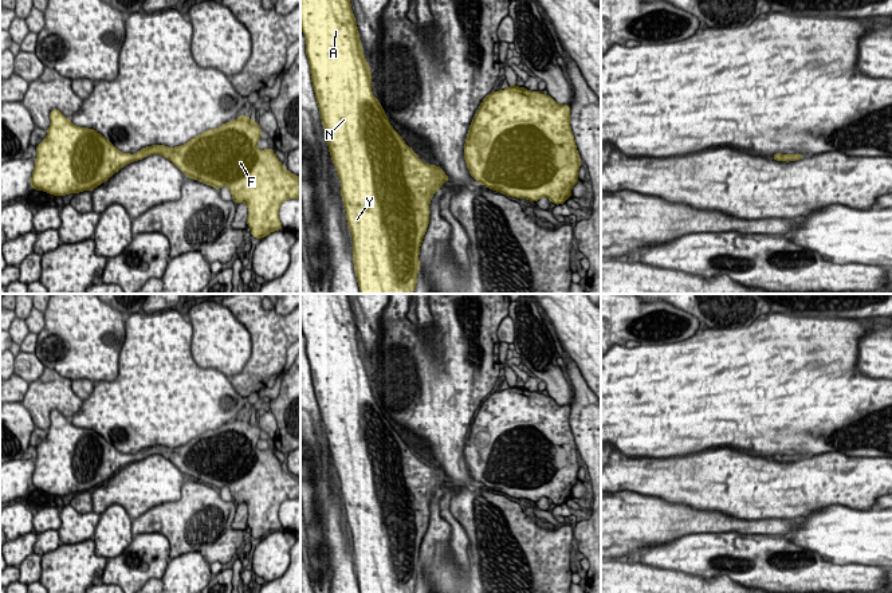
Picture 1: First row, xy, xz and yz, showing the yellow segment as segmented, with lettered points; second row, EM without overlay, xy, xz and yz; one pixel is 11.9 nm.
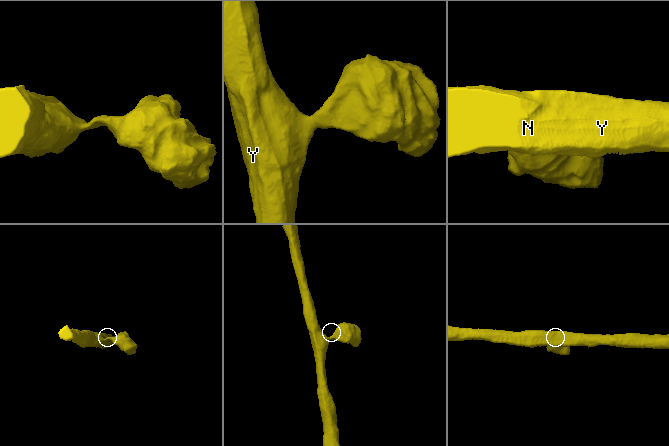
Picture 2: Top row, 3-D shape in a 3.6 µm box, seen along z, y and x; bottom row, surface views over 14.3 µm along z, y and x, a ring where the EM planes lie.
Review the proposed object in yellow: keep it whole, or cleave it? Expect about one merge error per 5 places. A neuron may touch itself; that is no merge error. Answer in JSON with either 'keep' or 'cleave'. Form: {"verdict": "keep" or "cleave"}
{"verdict": "keep"}

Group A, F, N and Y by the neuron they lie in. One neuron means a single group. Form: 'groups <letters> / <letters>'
groups A F N Y

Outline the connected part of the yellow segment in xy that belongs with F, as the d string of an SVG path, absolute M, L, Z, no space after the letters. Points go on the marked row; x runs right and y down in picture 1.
M58 109L50 118L47 137L36 146L32 189L55 196L93 191L122 166L161 154L189 178L216 189L227 185L236 204L247 204L247 224L256 239L282 229L280 204L300 197L300 177L288 172L271 148L258 149L262 129L245 115L181 146L153 145L135 154L119 152L94 129L75 126Z

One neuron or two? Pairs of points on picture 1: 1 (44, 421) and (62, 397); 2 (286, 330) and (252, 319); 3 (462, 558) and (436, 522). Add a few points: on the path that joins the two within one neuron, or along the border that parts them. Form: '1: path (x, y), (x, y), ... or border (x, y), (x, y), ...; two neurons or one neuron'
1: path (44, 415), (44, 411), (55, 400); one neuron
2: path (278, 330), (268, 330), (260, 324); one neuron
3: border (439, 511), (451, 527), (451, 556), (464, 569); two neurons

